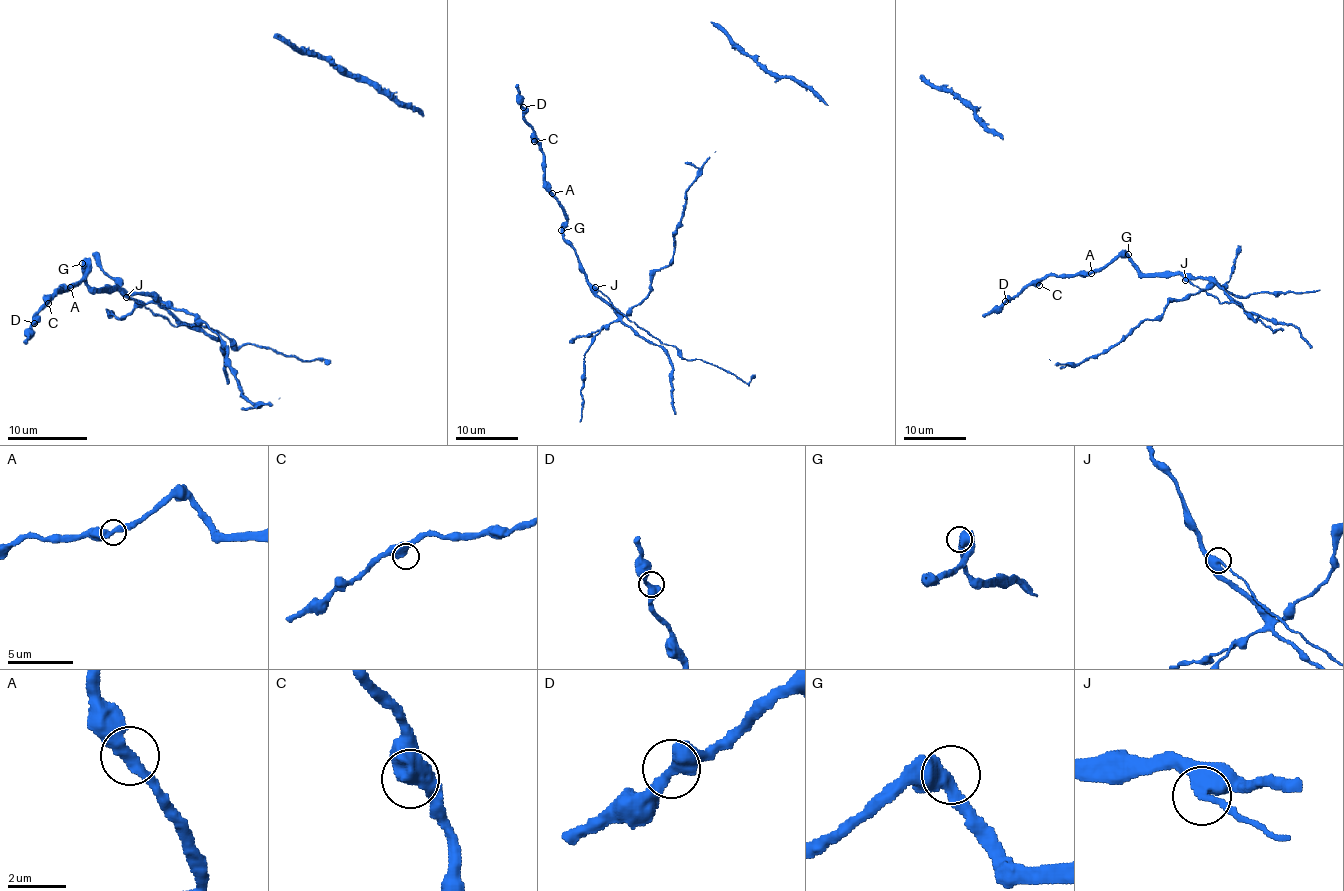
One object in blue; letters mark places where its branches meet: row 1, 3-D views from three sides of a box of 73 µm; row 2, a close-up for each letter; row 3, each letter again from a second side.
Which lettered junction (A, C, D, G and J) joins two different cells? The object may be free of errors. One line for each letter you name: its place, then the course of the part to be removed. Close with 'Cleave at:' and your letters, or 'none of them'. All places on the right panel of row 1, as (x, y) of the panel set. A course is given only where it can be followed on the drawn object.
J: at (1185, 280); foreign part runs (1185, 280), (1213, 295), (1219, 302), (1236, 302), (1272, 330), (1280, 329), (1272, 332)
Cleave at: J

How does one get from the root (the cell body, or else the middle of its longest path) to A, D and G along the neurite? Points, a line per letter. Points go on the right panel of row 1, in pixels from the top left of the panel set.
A: (1097, 354), (1155, 320), (1169, 301), (1214, 284), (1144, 274), (1121, 255), (1091, 273)
D: (1097, 354), (1155, 320), (1169, 301), (1214, 284), (1144, 274), (1116, 255), (1089, 273), (1041, 277), (1005, 301)
G: (1097, 354), (1116, 346), (1143, 321), (1155, 320), (1169, 301), (1214, 284), (1180, 274), (1144, 274), (1128, 254)

